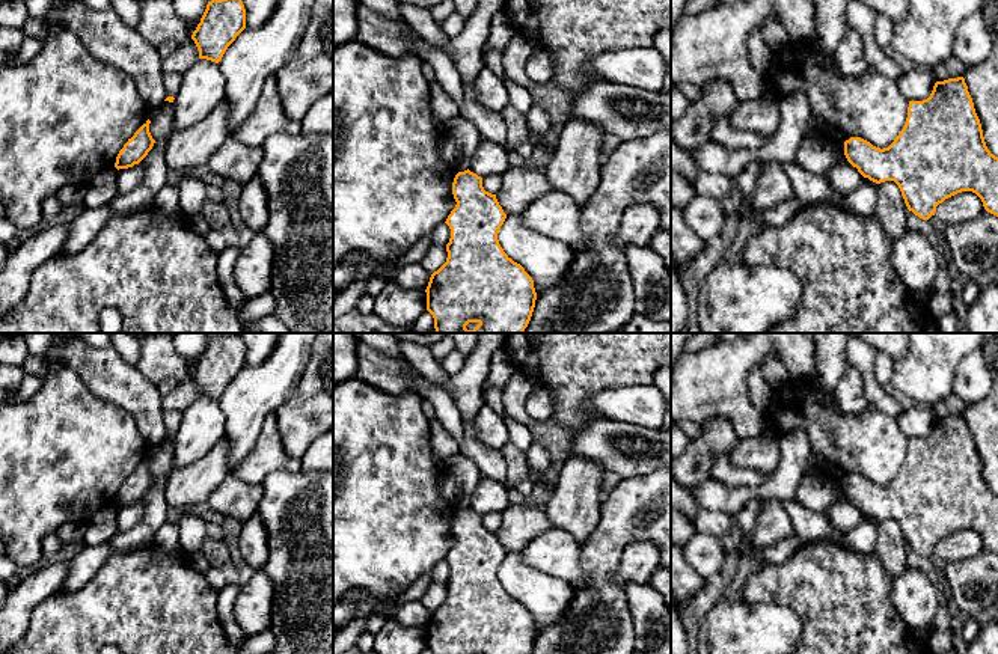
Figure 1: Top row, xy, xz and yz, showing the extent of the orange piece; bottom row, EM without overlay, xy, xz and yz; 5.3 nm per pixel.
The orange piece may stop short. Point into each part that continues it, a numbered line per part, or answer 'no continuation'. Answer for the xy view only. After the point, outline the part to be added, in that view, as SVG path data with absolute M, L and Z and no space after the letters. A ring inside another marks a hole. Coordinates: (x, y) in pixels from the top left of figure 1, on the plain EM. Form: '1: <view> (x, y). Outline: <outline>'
no continuation

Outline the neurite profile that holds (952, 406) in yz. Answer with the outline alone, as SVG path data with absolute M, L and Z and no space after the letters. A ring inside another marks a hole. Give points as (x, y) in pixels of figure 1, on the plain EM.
M950 395L933 405L933 413L936 419L944 419L948 416L963 414L965 404L956 396Z

